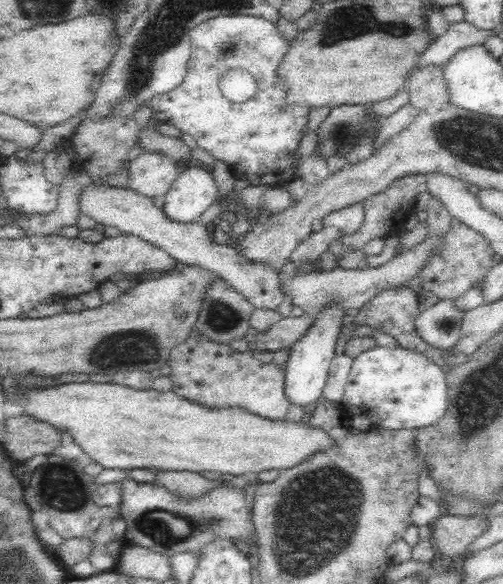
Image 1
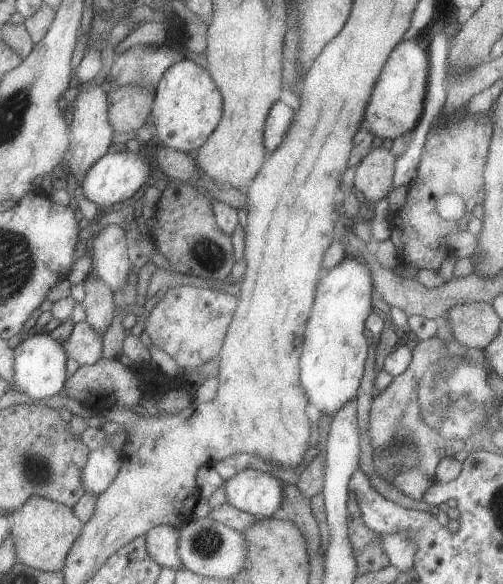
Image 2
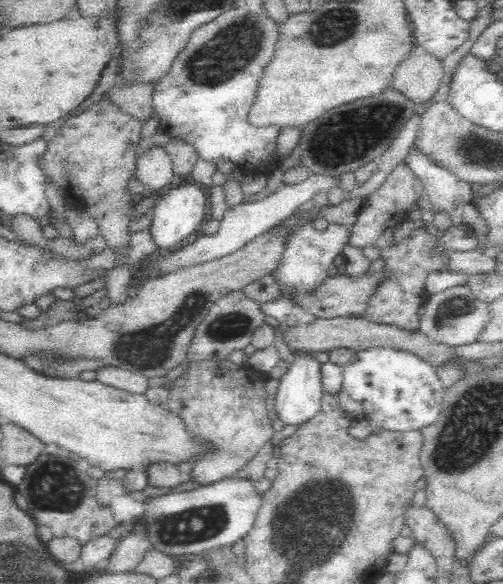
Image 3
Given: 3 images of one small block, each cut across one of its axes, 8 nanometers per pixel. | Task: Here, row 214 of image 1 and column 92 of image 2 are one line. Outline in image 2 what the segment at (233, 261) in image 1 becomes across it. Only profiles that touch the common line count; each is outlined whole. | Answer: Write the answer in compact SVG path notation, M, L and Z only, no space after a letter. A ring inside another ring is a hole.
M89 84L89 88L83 89L80 85L79 92L75 102L75 112L73 122L70 125L72 139L69 150L69 164L72 167L72 174L78 181L77 191L81 190L89 170L94 167L107 153L112 152L113 144L113 125L110 123L110 104L108 101L108 92L102 85L94 86Z

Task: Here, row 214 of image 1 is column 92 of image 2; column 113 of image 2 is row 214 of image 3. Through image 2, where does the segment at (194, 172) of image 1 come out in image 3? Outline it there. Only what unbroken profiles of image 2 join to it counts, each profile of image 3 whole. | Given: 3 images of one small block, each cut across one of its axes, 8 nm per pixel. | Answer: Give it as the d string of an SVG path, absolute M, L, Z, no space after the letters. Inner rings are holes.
M183 182L177 188L167 188L156 196L156 203L152 209L150 233L154 242L160 249L174 250L199 234L201 226L205 222L204 210L206 210L206 192L204 186L195 182Z

